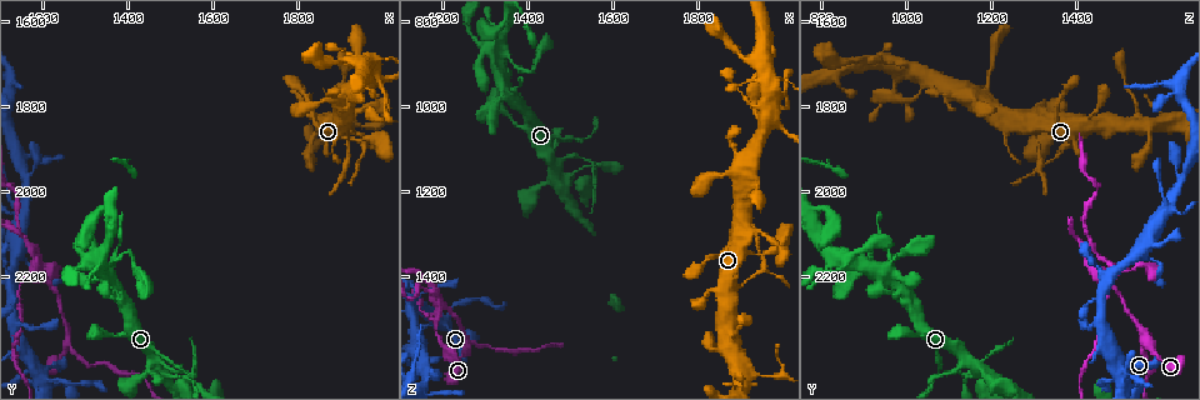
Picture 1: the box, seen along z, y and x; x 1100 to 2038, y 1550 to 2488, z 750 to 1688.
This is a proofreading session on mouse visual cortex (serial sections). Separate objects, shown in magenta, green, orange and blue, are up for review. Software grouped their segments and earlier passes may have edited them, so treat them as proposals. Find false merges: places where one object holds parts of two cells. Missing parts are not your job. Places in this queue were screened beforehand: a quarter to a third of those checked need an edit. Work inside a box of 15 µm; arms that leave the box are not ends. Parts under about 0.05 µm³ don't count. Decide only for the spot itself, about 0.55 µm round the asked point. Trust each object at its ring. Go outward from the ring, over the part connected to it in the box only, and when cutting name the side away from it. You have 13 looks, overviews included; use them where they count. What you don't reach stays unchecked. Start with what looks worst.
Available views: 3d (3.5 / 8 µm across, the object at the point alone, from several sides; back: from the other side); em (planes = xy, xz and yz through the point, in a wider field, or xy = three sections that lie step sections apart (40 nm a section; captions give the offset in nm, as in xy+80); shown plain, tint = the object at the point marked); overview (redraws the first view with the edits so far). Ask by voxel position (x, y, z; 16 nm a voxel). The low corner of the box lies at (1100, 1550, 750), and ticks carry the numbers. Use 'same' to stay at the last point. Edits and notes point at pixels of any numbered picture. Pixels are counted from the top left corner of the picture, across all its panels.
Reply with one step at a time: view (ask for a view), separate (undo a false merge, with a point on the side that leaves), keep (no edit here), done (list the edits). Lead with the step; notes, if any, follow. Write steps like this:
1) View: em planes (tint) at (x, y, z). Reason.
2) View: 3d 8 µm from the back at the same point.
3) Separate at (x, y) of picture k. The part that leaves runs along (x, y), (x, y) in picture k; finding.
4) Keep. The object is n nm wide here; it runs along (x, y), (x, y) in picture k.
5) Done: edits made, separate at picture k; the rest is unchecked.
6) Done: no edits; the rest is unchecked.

View: 3d 3.5 µm from the back at (1255, 2355, 1570). Sharp bend.

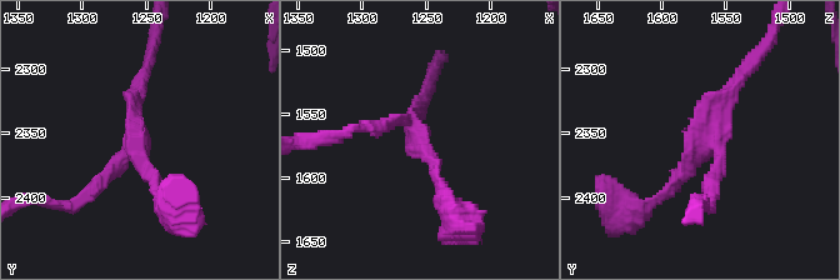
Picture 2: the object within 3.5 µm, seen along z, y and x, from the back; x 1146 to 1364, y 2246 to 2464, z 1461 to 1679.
View: em xy step 3 (tint) at (1254, 2356, 1568). Now the EM.

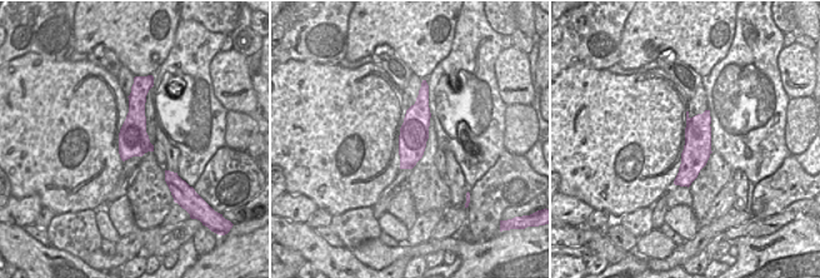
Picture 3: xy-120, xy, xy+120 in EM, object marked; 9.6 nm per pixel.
Keep. It runs along (650, 201), (689, 168), (743, 71) in picture 2; all the same cell.

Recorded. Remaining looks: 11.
View: 3d 3.5 µm at (1540, 2435, 1140). A narrow waist.

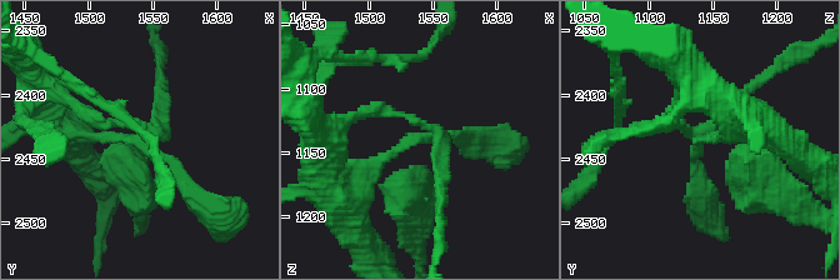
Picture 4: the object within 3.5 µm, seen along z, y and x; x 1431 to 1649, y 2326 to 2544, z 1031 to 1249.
View: em planes (tint) at (1542, 2440, 1140). Now the EM.

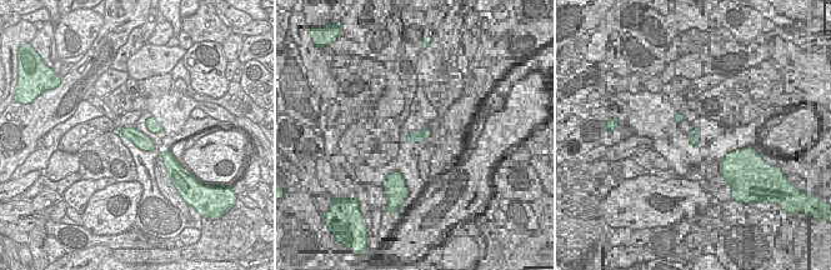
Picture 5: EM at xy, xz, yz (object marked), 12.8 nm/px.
View: em xy step 5 (tint) at the same point. Another direction.

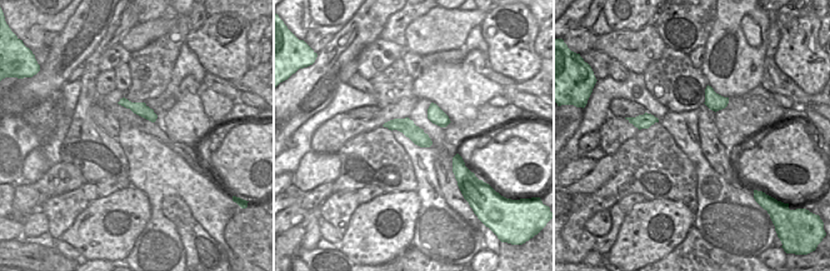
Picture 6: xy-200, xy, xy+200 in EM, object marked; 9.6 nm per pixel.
Keep. It runs along (70, 130), (154, 145), (161, 95) in picture 4; continuous, no second cell.

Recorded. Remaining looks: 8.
View: 3d 3.5 µm at (1965, 1850, 1630). Narrows sharply.

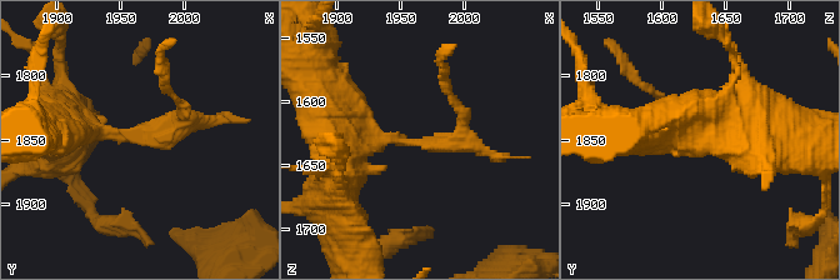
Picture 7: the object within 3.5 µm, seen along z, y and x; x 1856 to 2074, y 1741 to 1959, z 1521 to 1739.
View: em xy step 3 (tint) at (1962, 1848, 1634). The arms are 200, 400 nm wide.

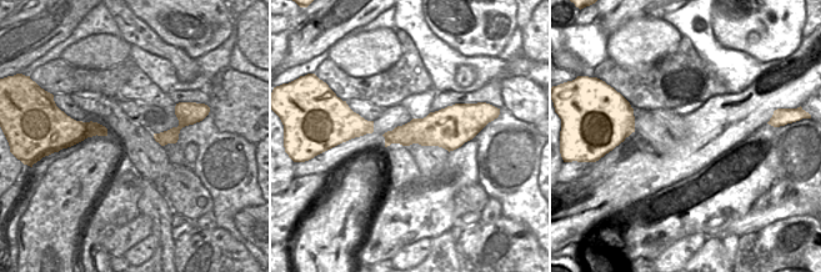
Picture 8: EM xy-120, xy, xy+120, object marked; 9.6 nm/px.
Keep. It runs along (60, 130), (144, 138), (179, 103) in picture 7; one cell here.

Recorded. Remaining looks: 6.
View: 3d 8 µm at (1155, 2420, 1515). Three-way junction.

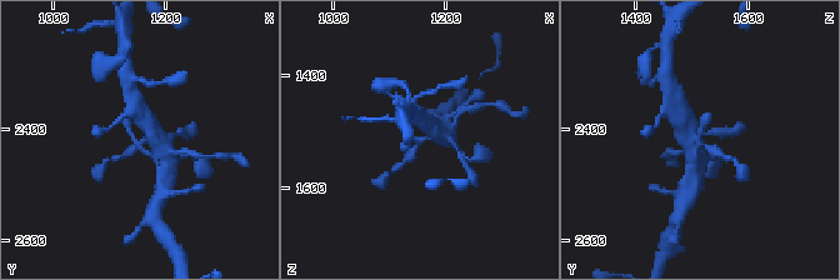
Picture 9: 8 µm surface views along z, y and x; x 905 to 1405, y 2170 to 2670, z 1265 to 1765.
View: em planes (tint) at (1165, 2425, 1515). Now the EM.

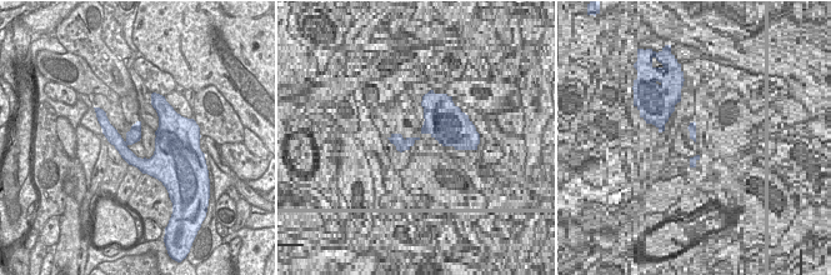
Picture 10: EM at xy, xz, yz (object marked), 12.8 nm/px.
Keep. It runs along (103, 120), (139, 163), (176, 136) in picture 10; all the same cell.

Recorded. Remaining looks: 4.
View: 3d 3.5 µm at (1320, 2180, 880). Abrupt turn.

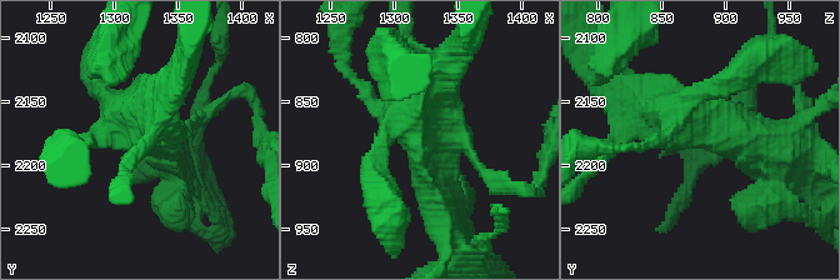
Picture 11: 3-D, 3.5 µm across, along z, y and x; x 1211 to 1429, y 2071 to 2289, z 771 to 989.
Keep. It runs along (778, 149), (656, 123), (634, 103) in picture 11; continuous, no second cell.

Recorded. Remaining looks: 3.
Done: no edits; the rest is unchecked.

